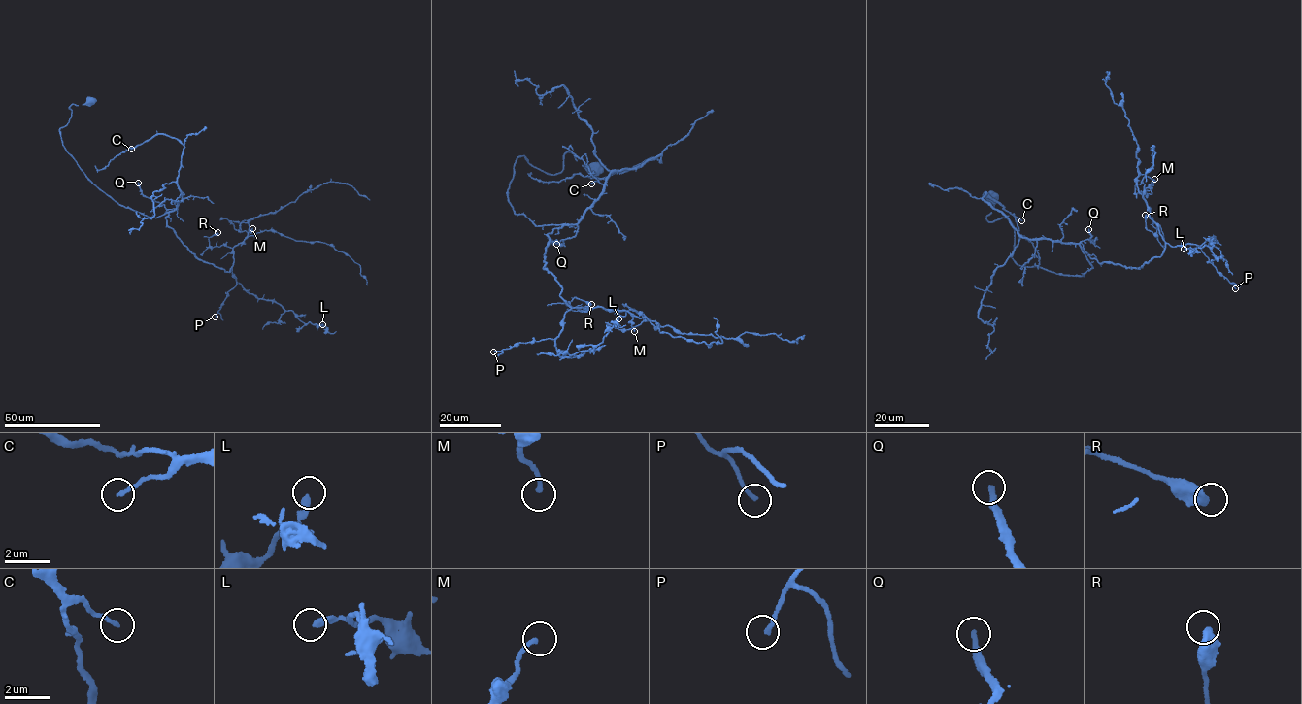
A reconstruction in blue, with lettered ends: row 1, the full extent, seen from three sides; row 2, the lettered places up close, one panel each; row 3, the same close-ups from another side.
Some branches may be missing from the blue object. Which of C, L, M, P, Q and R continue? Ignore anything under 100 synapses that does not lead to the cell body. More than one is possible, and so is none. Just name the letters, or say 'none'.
none

